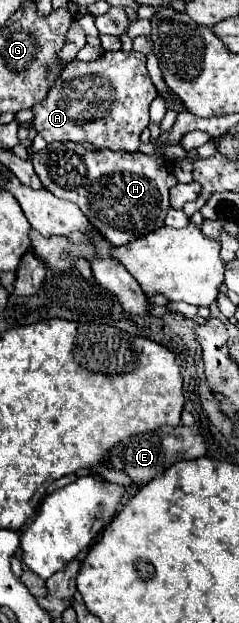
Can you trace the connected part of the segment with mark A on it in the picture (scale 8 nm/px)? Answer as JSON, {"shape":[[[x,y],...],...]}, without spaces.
{"shape":[[[107,51],[89,63],[71,61],[47,99],[33,107],[33,125],[47,143],[87,141],[101,149],[137,151],[139,135],[149,125],[149,105],[155,97],[157,89],[147,75],[145,55],[137,51]]]}

